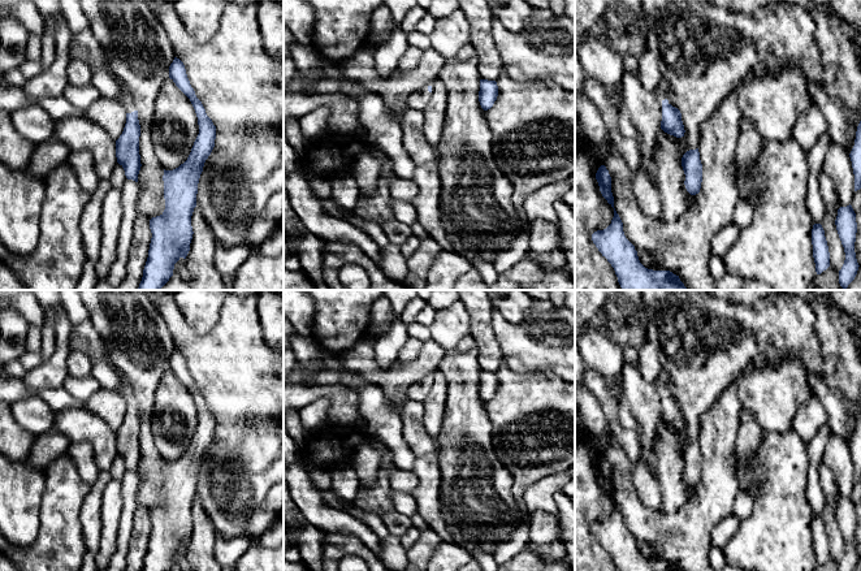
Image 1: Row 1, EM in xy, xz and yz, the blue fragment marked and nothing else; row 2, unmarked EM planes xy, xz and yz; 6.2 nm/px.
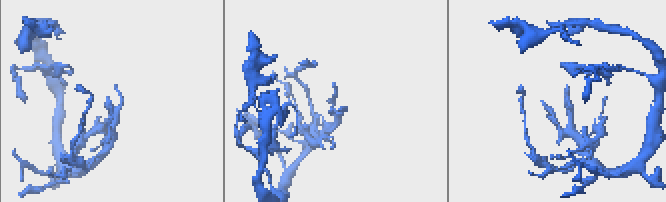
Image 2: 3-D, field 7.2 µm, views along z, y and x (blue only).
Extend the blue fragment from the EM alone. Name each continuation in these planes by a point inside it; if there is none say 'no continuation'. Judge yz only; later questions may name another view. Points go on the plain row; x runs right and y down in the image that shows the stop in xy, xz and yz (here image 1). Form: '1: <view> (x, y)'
1: yz (662, 381)

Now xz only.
1: xz (419, 390)

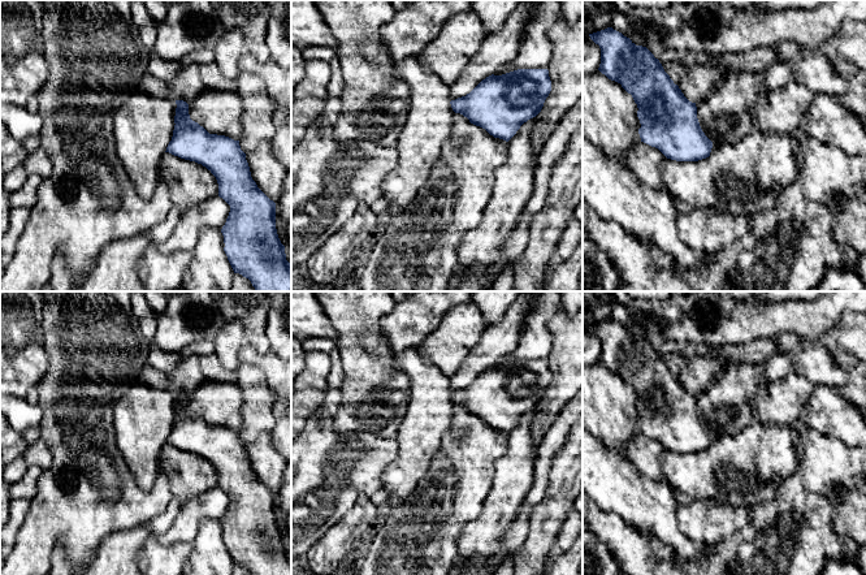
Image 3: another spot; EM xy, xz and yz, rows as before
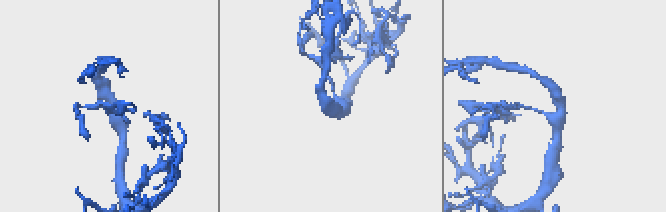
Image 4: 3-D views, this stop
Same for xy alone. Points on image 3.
no continuation

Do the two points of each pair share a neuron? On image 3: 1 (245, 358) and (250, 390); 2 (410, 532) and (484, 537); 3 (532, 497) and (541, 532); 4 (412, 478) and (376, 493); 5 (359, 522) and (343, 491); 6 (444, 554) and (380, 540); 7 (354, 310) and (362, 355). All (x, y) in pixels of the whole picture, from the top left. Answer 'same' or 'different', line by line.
1: different
2: different
3: different
4: different
5: different
6: same
7: same

